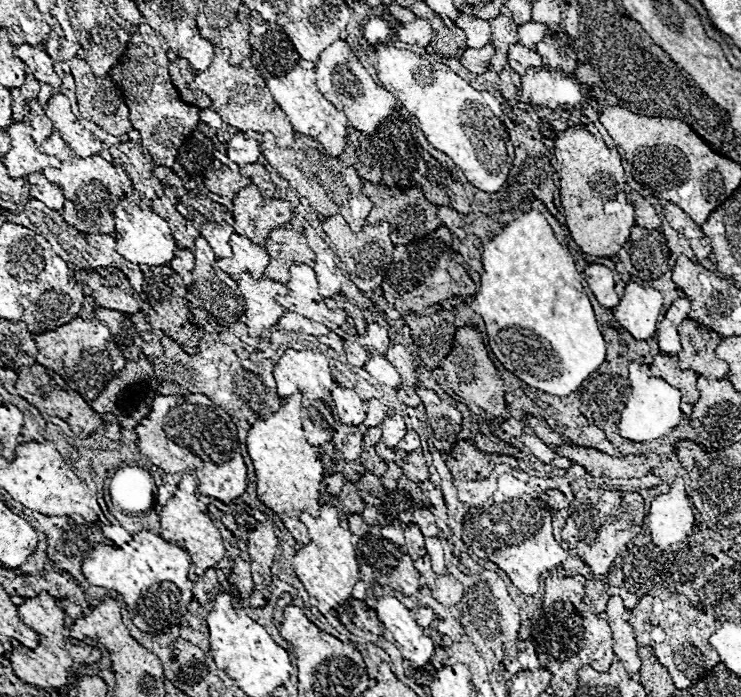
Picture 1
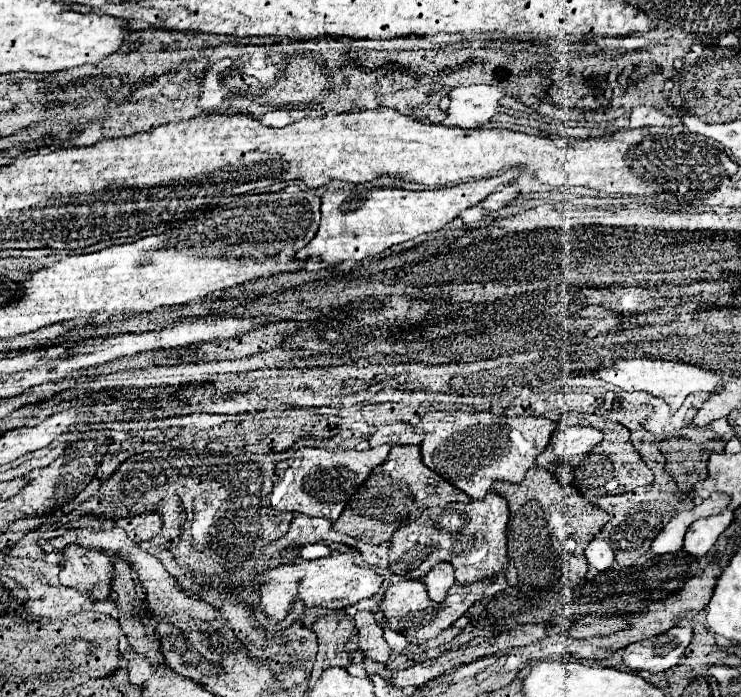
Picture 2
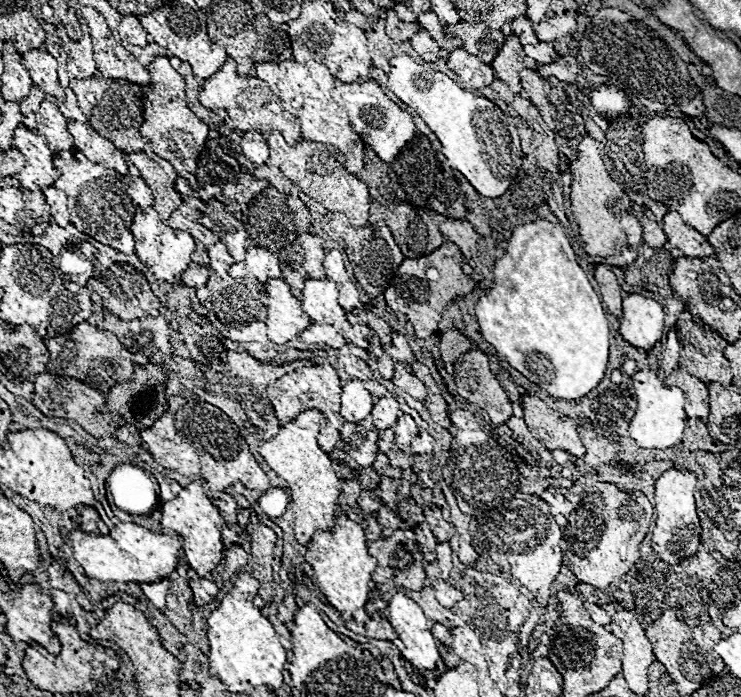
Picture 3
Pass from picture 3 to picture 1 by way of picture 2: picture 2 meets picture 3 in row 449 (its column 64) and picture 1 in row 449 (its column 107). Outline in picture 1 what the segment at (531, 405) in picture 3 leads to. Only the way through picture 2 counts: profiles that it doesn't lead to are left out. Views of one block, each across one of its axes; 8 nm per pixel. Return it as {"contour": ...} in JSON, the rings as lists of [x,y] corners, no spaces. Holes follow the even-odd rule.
{"contour":[[[562,444],[554,448],[560,456],[580,464],[594,478],[642,478],[656,466],[656,456],[620,456],[612,458],[596,448],[584,448],[576,444]]]}

